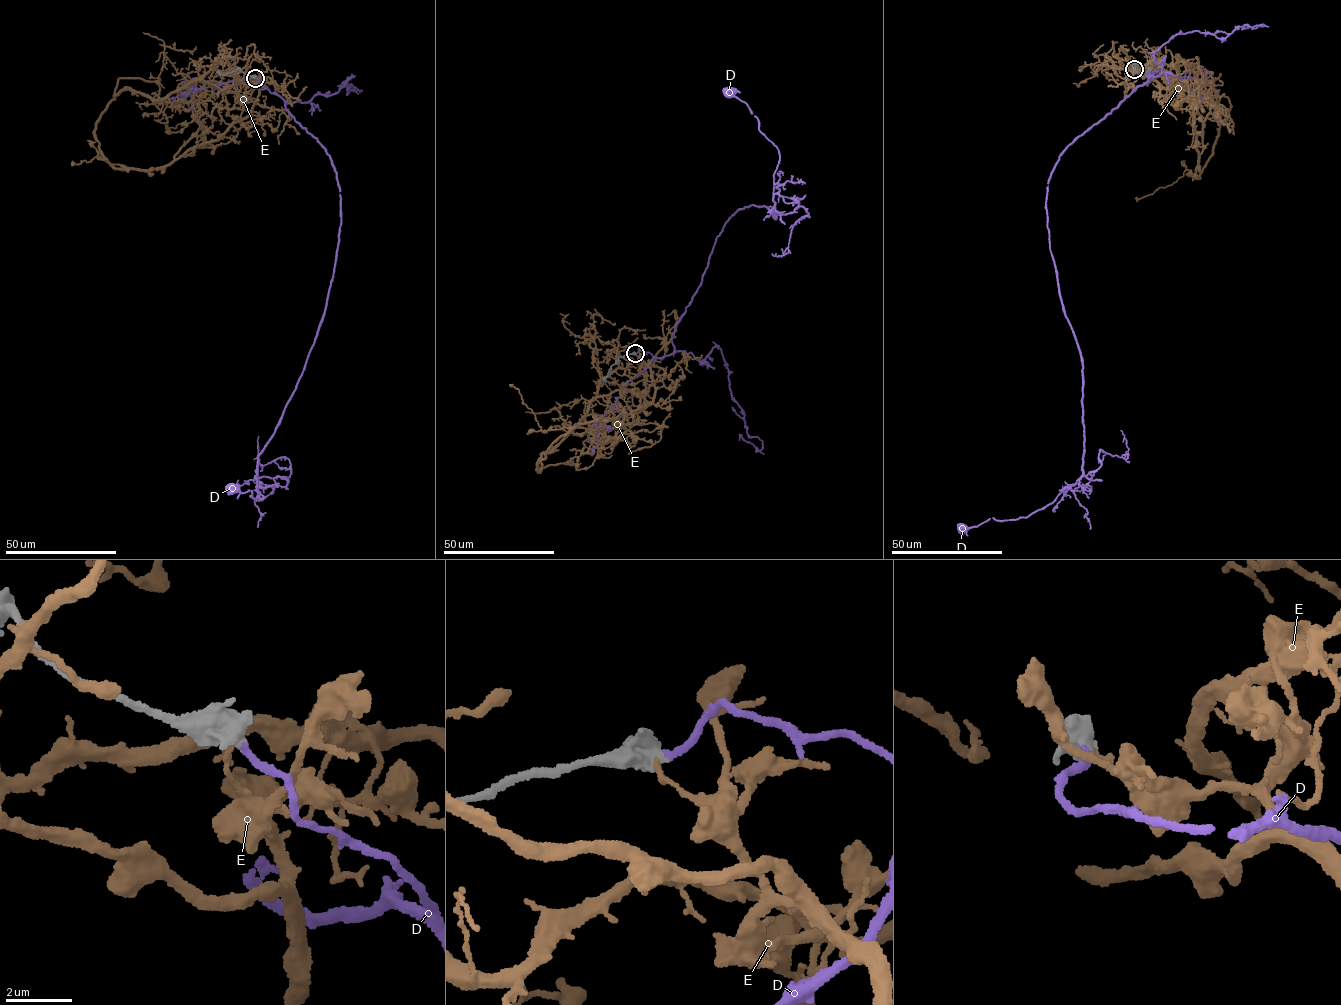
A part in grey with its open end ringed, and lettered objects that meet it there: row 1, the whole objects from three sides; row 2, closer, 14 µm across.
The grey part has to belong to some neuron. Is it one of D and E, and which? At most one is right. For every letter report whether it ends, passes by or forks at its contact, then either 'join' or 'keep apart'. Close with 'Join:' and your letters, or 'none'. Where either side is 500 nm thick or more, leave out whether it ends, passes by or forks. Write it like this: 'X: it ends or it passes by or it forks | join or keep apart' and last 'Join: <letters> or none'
D: join
E: keep apart
Join: D

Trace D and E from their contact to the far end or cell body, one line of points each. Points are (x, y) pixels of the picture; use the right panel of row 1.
D: (1134, 69), (1149, 79), (1067, 147), (1047, 183), (1050, 251), (1083, 378), (1083, 475), (1031, 515), (961, 528)
E: (1135, 69), (1144, 71), (1172, 94), (1190, 102), (1198, 153), (1193, 177), (1186, 170), (1171, 184), (1135, 198)

